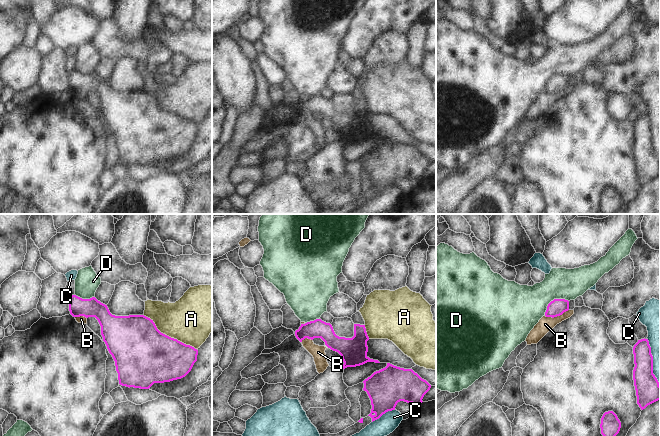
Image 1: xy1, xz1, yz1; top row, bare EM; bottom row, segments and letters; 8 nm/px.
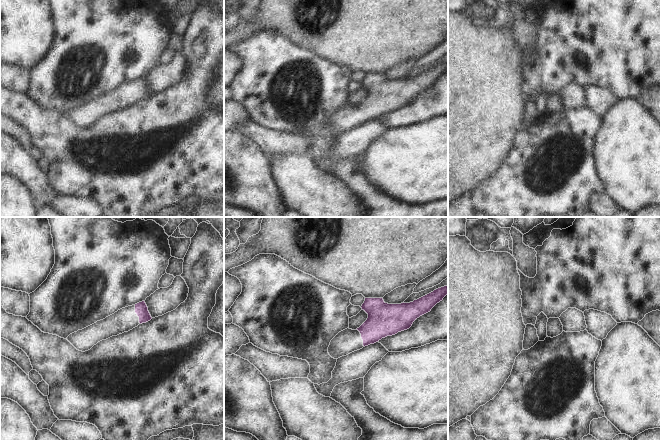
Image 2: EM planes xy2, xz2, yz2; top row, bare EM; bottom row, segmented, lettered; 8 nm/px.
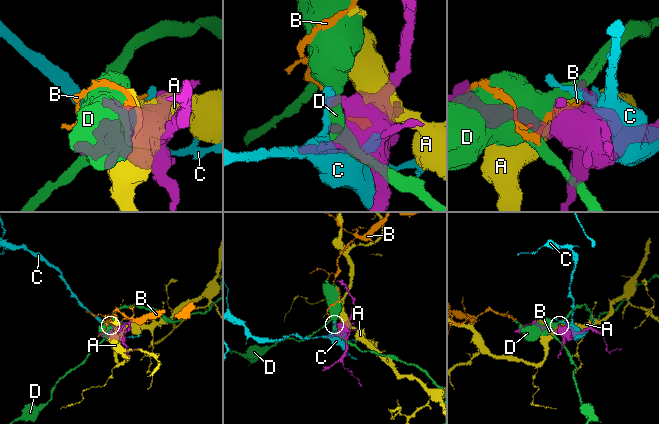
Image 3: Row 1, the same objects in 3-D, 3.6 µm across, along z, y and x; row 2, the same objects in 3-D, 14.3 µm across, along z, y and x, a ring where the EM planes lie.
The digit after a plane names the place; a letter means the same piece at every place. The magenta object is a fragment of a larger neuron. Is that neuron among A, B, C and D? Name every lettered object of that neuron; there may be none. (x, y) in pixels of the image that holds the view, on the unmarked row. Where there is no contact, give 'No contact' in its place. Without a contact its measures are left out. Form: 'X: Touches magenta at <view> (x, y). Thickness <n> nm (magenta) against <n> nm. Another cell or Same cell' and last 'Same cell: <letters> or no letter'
A: Touches magenta at xy1 (168, 112). Thickness 460 nm (magenta) against 380 nm. Another cell
B: Touches magenta at yz1 (556, 92). Thickness 140 nm (magenta) against 120 nm. Another cell
C: Touches magenta at xz1 (383, 189). Thickness 300 nm (magenta) against 170 nm. Another cell
D: Touches magenta at yz1 (553, 76). Thickness 140 nm (magenta) against 340 nm. Another cell
Same cell: no letter

